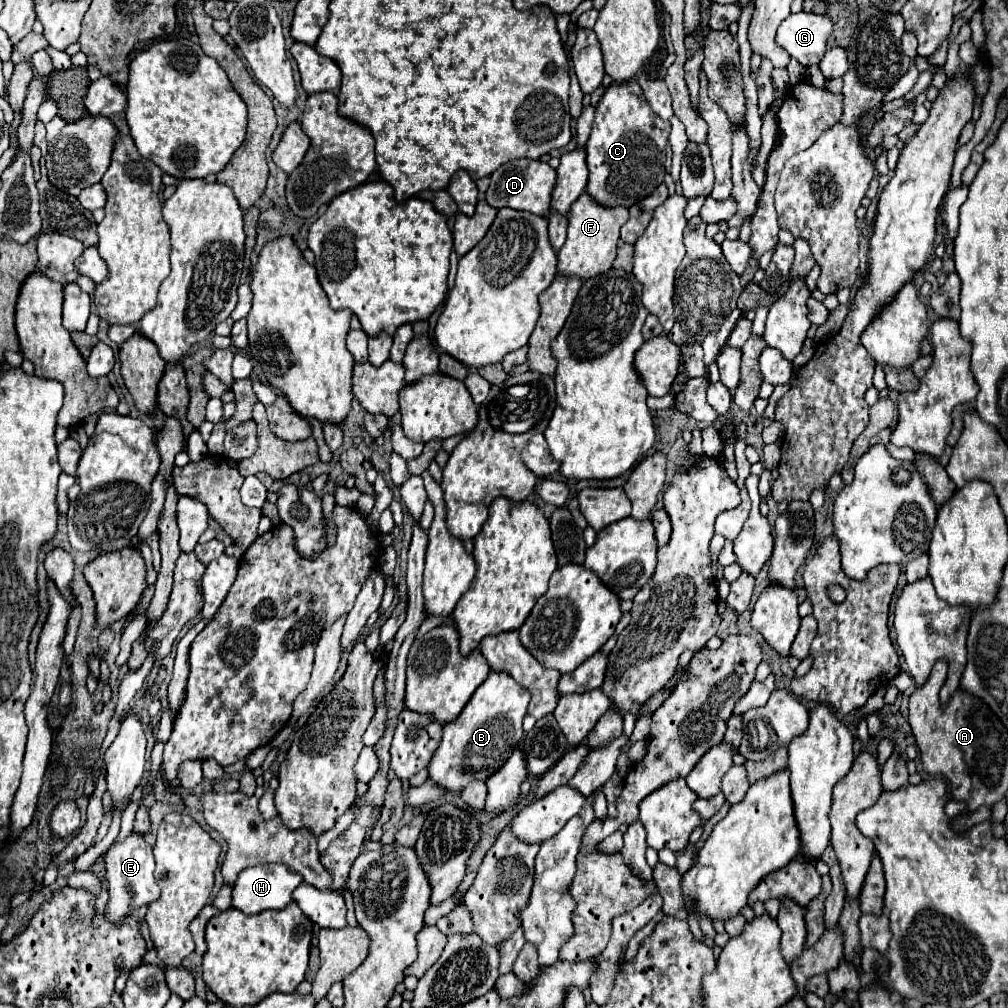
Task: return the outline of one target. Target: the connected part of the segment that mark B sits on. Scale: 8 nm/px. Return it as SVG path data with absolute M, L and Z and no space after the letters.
M491 669L487 681L483 681L483 685L475 691L475 697L471 697L471 701L465 705L463 713L453 723L443 725L441 743L429 763L429 779L449 791L461 791L471 781L491 777L509 759L509 755L513 753L513 749L519 745L519 741L523 737L521 721L527 715L529 699L531 699L531 693L527 689L519 687L517 681L509 673Z

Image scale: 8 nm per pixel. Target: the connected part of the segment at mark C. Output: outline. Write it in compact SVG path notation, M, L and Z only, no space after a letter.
M635 79L611 83L595 109L595 121L587 143L587 191L601 205L631 207L651 195L665 175L665 143L671 123L655 117Z

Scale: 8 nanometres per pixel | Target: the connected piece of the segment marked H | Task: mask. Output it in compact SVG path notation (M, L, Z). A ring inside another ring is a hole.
M285 865L247 867L239 873L231 907L247 915L255 915L265 909L285 909L293 897L293 889L303 881L297 873L291 873Z

